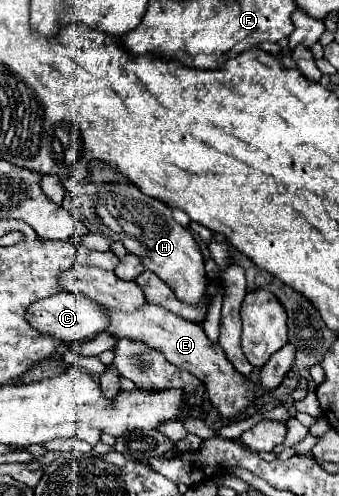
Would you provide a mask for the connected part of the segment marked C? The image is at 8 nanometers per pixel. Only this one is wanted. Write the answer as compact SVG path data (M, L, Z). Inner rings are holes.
M58 292L50 298L36 300L32 306L26 308L26 320L40 334L66 344L94 338L102 332L102 326L106 326L106 314L102 314L102 308L96 302L90 302L90 298L82 298L78 294L66 294L66 292Z

